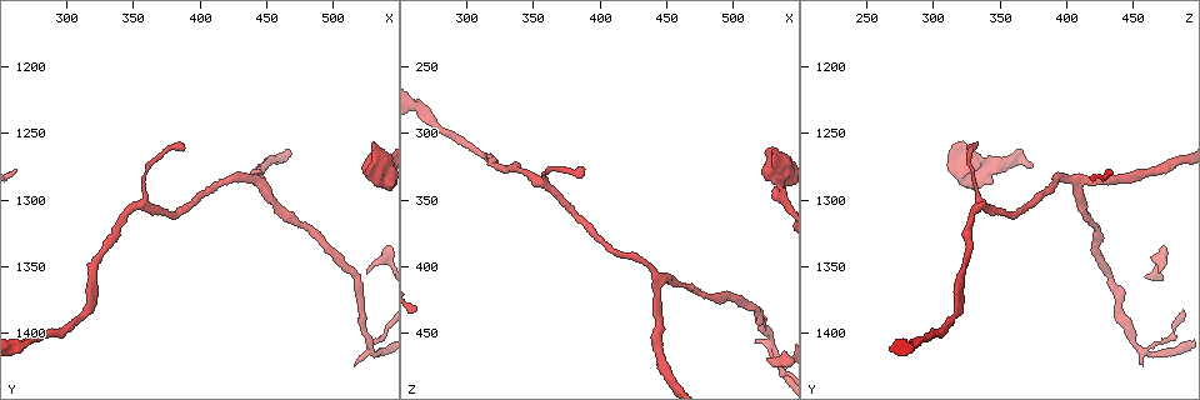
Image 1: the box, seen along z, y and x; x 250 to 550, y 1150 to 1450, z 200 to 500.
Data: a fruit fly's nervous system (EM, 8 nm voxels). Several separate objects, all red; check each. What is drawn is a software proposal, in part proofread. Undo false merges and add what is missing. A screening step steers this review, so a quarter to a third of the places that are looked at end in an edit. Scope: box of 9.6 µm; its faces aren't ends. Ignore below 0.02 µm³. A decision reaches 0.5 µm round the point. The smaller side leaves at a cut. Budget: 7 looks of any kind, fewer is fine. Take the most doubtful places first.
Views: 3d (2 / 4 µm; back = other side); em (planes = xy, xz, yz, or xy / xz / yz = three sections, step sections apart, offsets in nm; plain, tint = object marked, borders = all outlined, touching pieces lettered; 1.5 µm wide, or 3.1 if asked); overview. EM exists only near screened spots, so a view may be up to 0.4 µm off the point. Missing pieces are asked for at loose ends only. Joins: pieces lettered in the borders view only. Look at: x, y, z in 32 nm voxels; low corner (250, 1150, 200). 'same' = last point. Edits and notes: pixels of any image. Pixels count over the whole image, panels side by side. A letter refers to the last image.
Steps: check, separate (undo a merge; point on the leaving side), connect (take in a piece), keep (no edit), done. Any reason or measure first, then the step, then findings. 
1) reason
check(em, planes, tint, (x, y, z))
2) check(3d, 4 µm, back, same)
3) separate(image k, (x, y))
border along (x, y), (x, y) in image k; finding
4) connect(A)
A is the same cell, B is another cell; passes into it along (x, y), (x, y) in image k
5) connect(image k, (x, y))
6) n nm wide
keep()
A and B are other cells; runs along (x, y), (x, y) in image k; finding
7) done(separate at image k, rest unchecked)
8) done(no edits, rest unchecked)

stops while still wide
check(em, planes, borders, (534, 1284, 344))

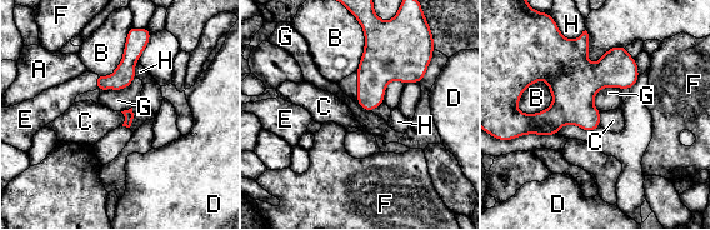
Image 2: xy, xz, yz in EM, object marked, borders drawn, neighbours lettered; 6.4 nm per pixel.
B touches over 280 nm
connect(E)
E is the same cell, A, B, C, D, F, G and H are other cells; the cell continues

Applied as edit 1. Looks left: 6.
see it whole again
check(overview)

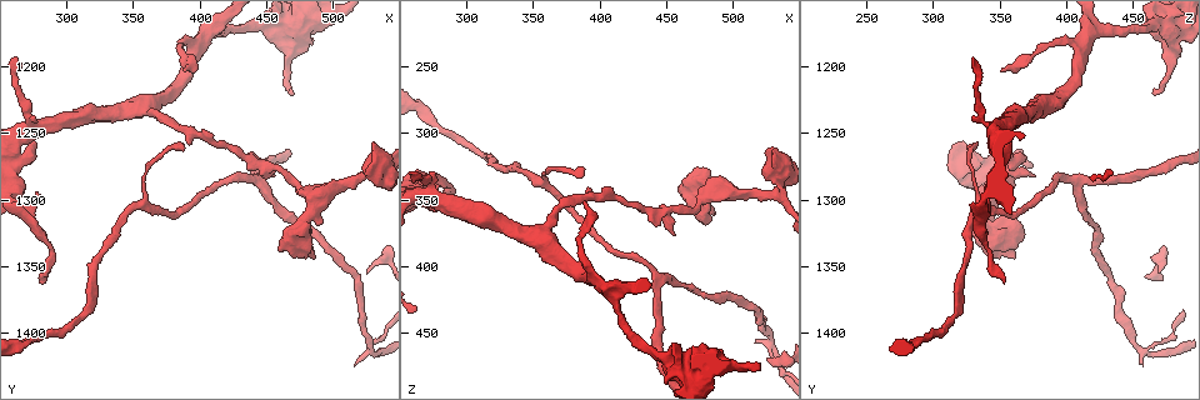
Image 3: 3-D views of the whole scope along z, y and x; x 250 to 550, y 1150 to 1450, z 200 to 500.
two arms at a narrow angle
check(em, planes, tint, (528, 1414, 458))

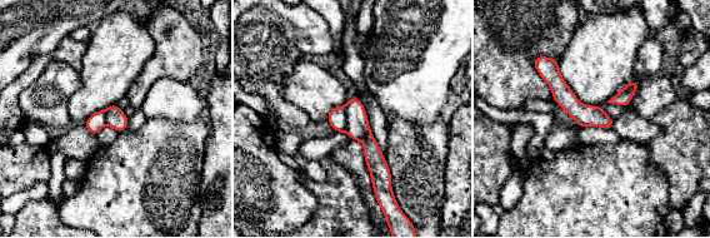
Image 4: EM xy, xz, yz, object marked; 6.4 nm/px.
what lies round it
check(em, planes, borders, same)

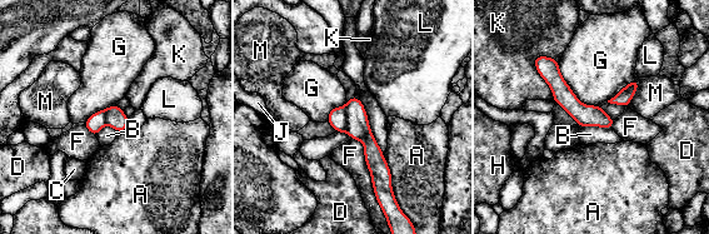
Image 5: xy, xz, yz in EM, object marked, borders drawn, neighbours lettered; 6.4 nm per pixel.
separate(image 5, (336, 118))
A, B, C, D, F, G, H, J, K, L and M are other cells; a second cell is stuck on

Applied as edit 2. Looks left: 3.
done(connect at image 2, separate at image 5, rest unchecked)

